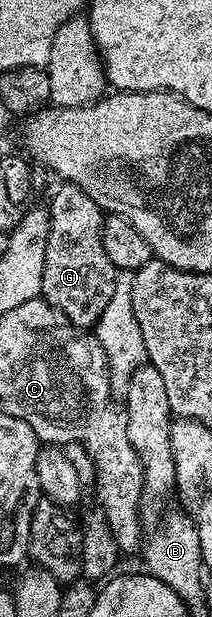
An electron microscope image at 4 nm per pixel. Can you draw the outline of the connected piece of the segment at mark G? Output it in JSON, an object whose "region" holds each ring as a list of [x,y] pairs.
{"region":[[[69,182],[57,185],[54,197],[48,203],[50,229],[48,230],[47,250],[44,255],[44,270],[41,299],[48,301],[60,314],[64,314],[83,330],[95,327],[104,314],[104,306],[116,290],[119,269],[104,250],[102,241],[102,208],[80,190],[80,186]]]}

